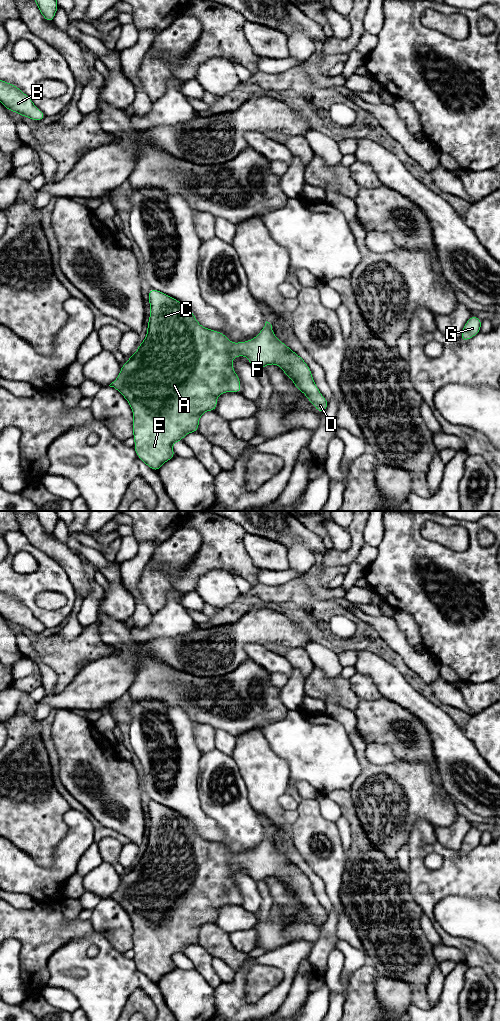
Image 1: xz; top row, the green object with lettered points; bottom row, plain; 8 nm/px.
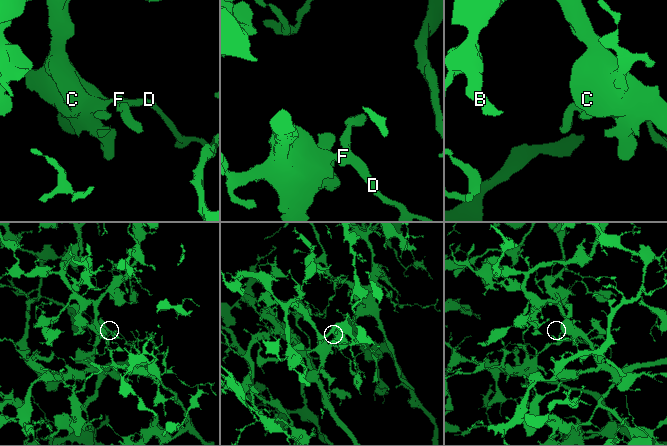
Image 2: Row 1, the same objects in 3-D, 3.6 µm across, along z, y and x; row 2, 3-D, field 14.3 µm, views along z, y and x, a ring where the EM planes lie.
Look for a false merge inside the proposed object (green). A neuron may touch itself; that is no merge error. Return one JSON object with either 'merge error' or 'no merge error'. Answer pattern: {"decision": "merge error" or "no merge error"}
{"decision": "no merge error"}

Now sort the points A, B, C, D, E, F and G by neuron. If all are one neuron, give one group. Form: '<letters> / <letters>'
A B C D E F G

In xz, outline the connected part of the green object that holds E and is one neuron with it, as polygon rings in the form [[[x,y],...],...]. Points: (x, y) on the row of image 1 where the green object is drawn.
[[[151,288],[148,292],[150,317],[146,338],[137,351],[121,366],[117,379],[109,386],[118,390],[128,401],[133,412],[133,449],[136,455],[151,469],[158,471],[161,466],[176,455],[172,445],[182,441],[188,433],[198,432],[199,420],[206,411],[215,411],[217,397],[225,392],[241,392],[241,383],[234,372],[232,361],[237,356],[245,356],[256,369],[267,365],[278,365],[296,388],[304,393],[314,407],[323,414],[328,401],[322,396],[314,383],[311,370],[306,362],[275,335],[272,325],[266,321],[259,334],[244,342],[232,343],[223,333],[201,326],[191,310],[175,298]]]

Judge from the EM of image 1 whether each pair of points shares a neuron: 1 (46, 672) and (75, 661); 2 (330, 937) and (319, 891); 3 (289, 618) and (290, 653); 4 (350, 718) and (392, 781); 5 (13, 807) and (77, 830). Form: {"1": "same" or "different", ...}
{"1": "different", "2": "different", "3": "different", "4": "same", "5": "different"}

